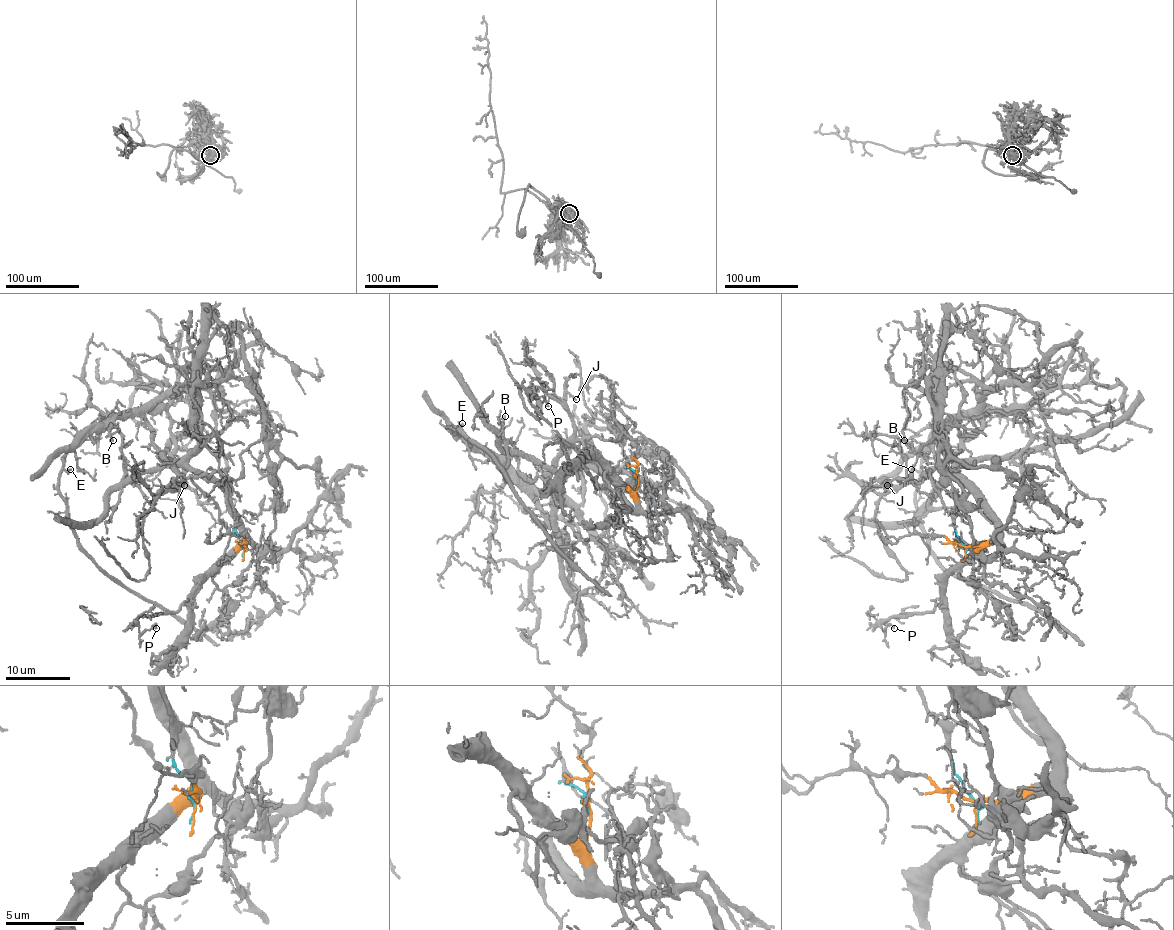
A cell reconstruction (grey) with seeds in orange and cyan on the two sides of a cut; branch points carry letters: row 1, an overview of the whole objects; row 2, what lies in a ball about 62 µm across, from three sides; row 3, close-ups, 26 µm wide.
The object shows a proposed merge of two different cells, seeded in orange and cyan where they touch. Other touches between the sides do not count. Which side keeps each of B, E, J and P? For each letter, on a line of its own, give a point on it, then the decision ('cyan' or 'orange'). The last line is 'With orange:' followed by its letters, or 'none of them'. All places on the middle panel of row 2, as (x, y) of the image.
B: (505, 416) | cyan
E: (462, 423) | cyan
J: (576, 399) | cyan
P: (548, 406) | orange
With orange: P

